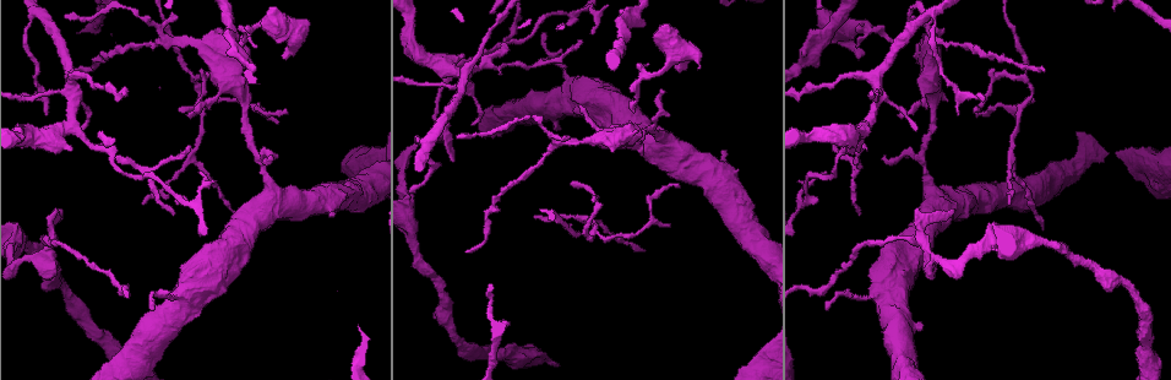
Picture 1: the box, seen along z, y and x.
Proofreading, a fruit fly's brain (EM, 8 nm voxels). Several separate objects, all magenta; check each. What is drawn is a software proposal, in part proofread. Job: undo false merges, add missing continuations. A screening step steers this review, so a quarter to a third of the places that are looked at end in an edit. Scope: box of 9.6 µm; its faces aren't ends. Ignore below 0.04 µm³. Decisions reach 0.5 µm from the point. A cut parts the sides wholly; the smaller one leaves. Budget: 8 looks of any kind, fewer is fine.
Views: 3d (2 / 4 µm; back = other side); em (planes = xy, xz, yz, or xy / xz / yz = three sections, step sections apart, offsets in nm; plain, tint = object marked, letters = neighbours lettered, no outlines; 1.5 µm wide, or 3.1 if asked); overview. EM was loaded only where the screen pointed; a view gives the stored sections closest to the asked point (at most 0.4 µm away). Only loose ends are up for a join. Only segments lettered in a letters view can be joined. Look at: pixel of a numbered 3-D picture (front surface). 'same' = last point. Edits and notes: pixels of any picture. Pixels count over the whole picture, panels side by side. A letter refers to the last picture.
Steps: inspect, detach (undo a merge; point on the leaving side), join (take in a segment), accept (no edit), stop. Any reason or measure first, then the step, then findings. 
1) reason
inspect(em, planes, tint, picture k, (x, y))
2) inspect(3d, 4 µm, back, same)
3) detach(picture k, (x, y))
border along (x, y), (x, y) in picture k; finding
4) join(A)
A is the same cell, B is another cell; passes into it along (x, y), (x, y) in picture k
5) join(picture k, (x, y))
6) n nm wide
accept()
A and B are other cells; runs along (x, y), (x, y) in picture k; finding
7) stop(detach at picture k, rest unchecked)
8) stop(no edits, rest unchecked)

sudden change in width
inspect(3d, 2 µm, picture 1, (35, 11))

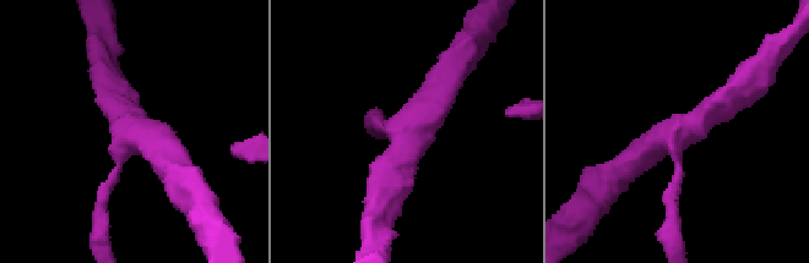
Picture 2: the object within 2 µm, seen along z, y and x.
now the EM
inspect(em, planes, plain, picture 2, (677, 142))

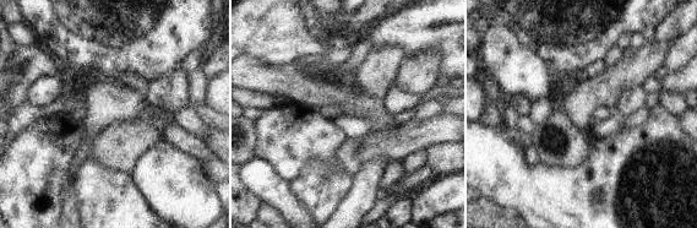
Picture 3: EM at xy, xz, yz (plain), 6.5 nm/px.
see the neighbours
inspect(em, planes, letters, same)

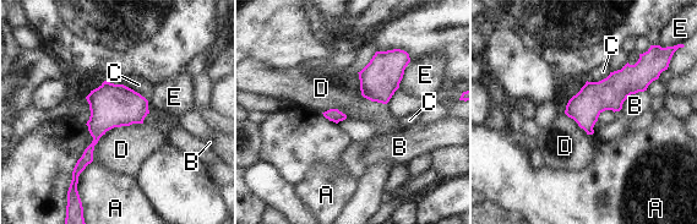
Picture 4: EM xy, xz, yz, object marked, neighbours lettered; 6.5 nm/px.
3 arms
accept()
A, B, C, D and E are other cells; one neuron here

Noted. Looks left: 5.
tapers out
inspect(em, planes, letters, picture 1, (181, 110))

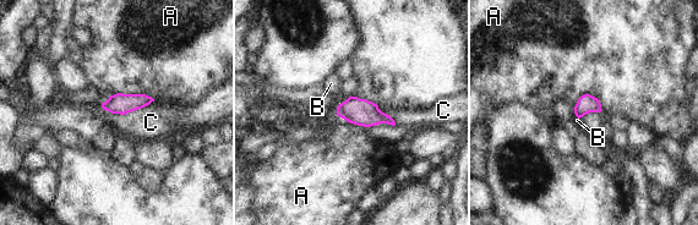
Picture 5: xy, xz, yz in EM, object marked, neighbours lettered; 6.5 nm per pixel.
accept()
A, B and C are other cells; no lettered segment goes on from it

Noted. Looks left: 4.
branch stops here
inspect(em, xz, step 8, tint, picture 1, (667, 225))

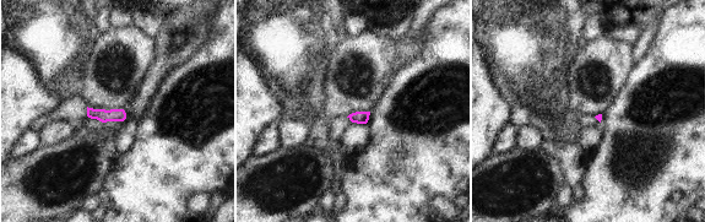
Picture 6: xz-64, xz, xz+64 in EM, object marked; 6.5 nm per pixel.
another direction
inspect(em, planes, tint, same)

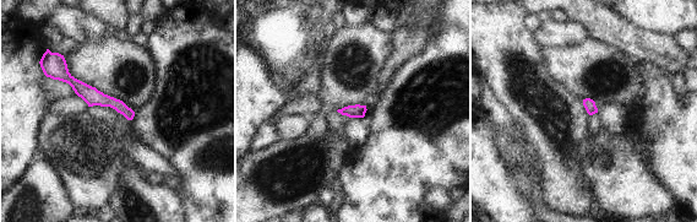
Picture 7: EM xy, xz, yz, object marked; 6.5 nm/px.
see the neighbours
inspect(em, planes, letters, same)

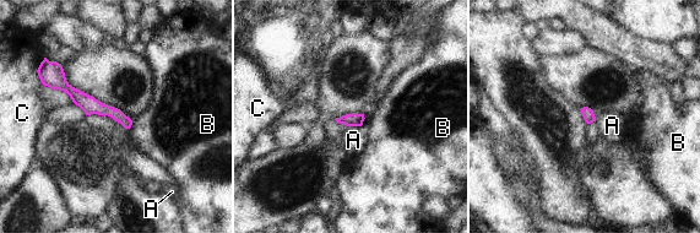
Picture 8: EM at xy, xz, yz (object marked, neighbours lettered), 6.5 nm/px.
accept()
A, B and C are other cells; runs along (53, 79), (128, 124) in picture 8; none of them fits

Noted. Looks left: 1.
stop(no edits, rest unchecked)

